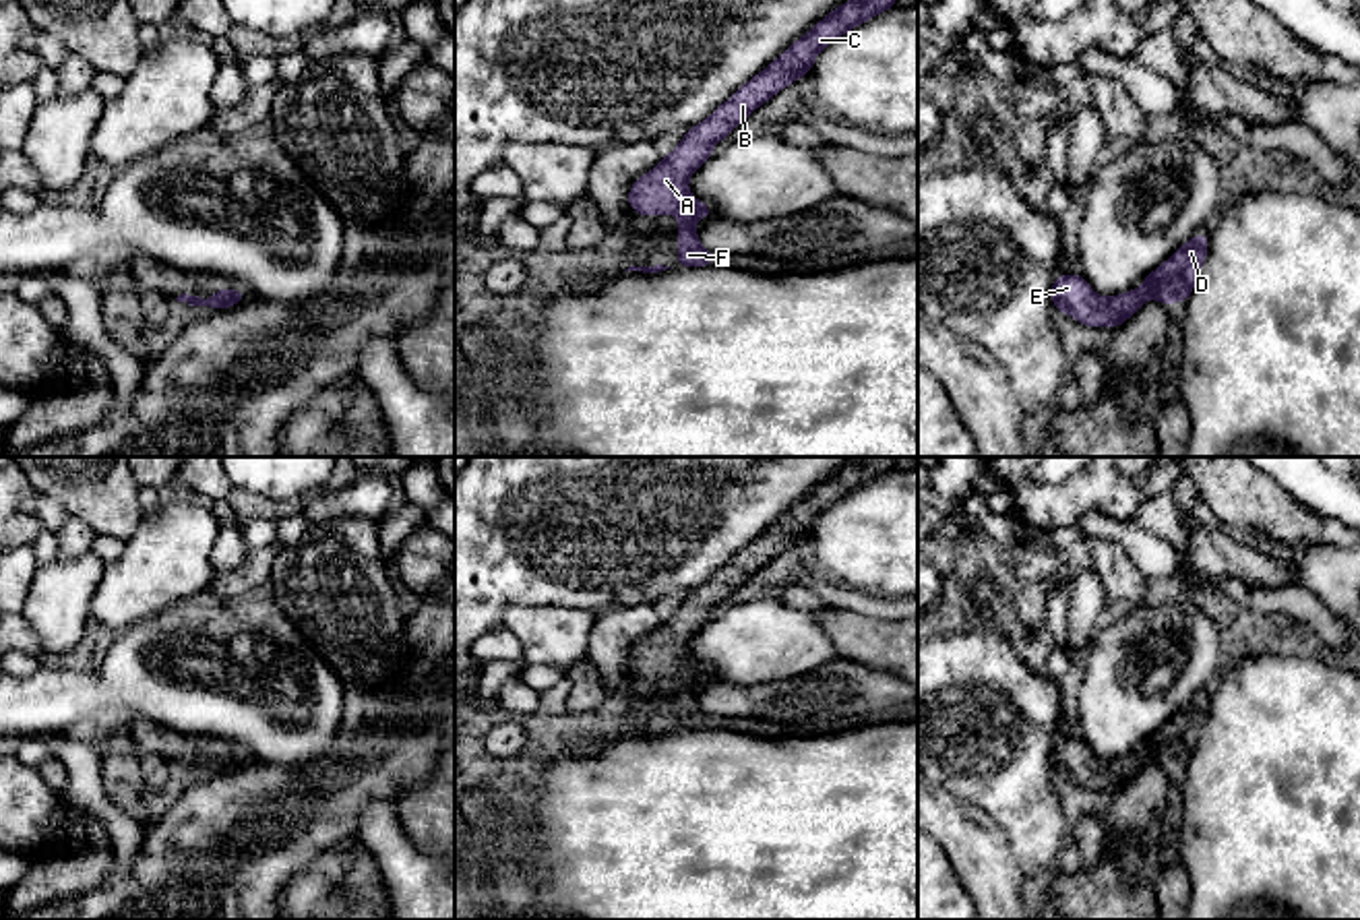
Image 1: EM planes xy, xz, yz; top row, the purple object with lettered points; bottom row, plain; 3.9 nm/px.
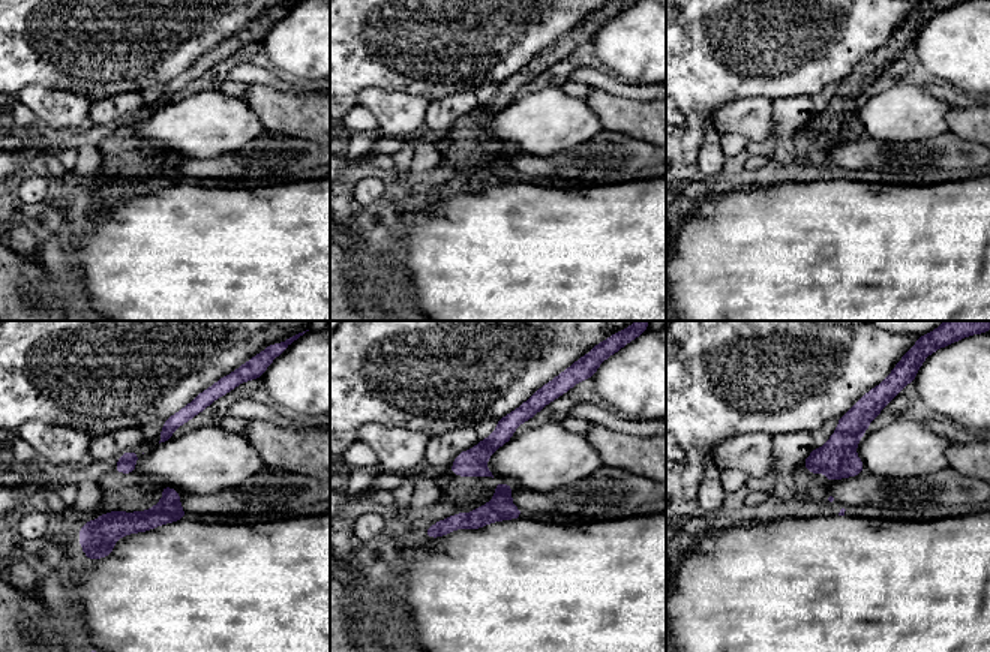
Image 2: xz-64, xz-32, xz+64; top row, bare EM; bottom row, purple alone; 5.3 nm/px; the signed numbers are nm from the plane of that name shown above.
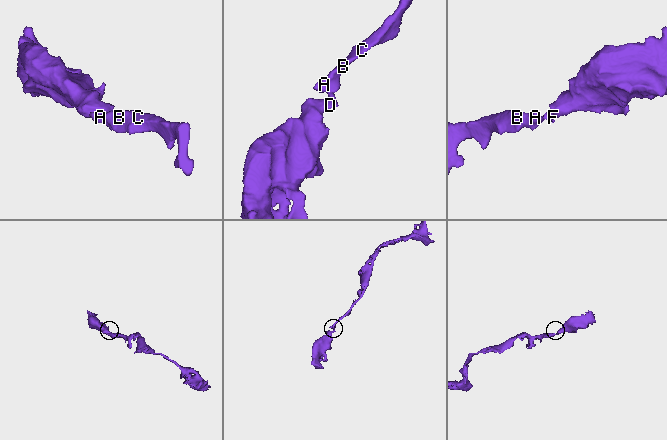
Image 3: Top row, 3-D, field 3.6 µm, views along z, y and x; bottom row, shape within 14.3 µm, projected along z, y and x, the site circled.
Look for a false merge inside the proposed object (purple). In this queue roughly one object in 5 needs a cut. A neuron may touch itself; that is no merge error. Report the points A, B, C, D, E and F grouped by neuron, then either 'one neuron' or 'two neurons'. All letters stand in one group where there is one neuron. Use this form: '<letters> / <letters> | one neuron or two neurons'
A B C D E F | one neuron

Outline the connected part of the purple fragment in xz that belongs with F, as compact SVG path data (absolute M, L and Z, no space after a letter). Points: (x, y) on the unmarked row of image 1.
M860 457L854 463L831 473L804 500L794 504L777 523L763 535L742 548L725 566L709 581L686 593L678 610L637 645L628 655L628 670L645 680L678 678L678 728L676 730L707 730L715 728L713 715L701 709L694 684L711 680L709 668L697 664L688 655L690 637L701 631L711 618L717 604L744 585L759 569L769 564L790 546L808 540L816 517L849 492L868 482L895 471L897 457Z

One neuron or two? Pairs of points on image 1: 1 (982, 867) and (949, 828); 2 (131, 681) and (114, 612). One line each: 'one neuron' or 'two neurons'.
1: one neuron
2: two neurons

